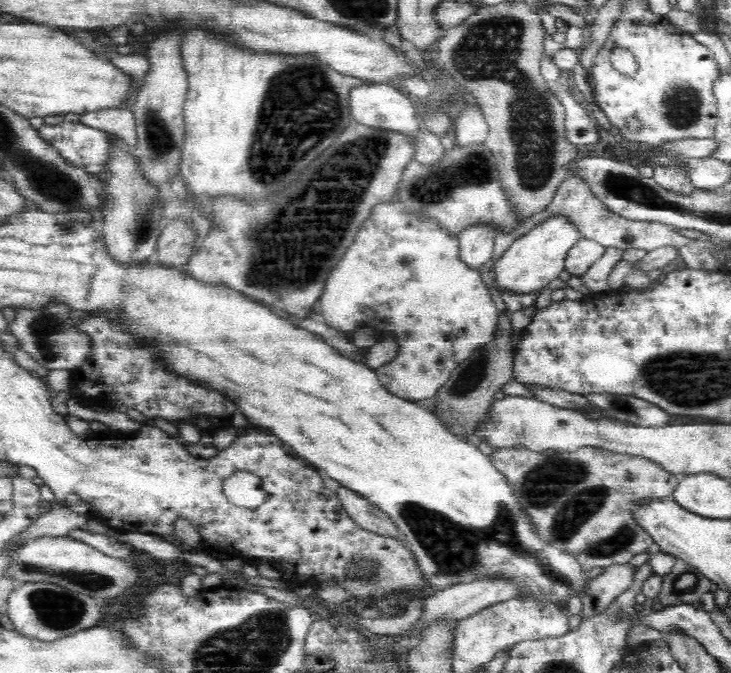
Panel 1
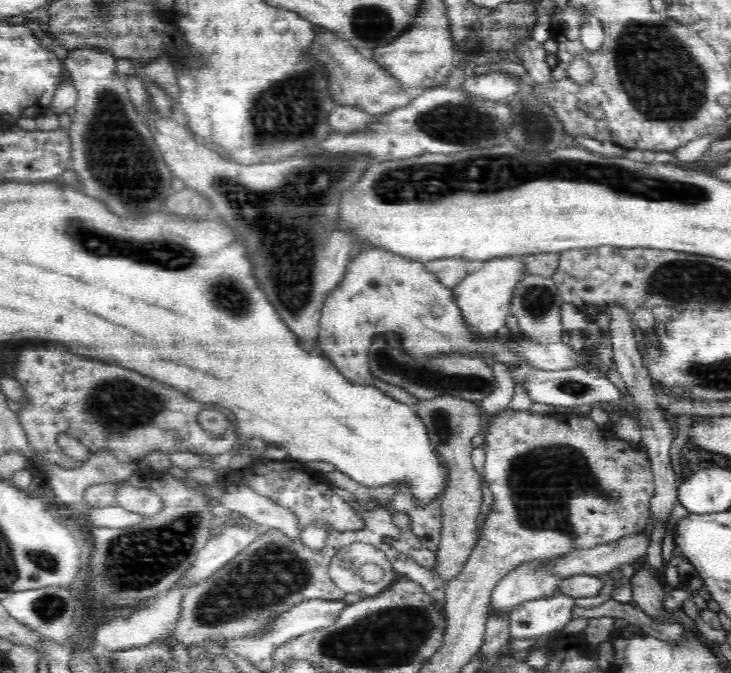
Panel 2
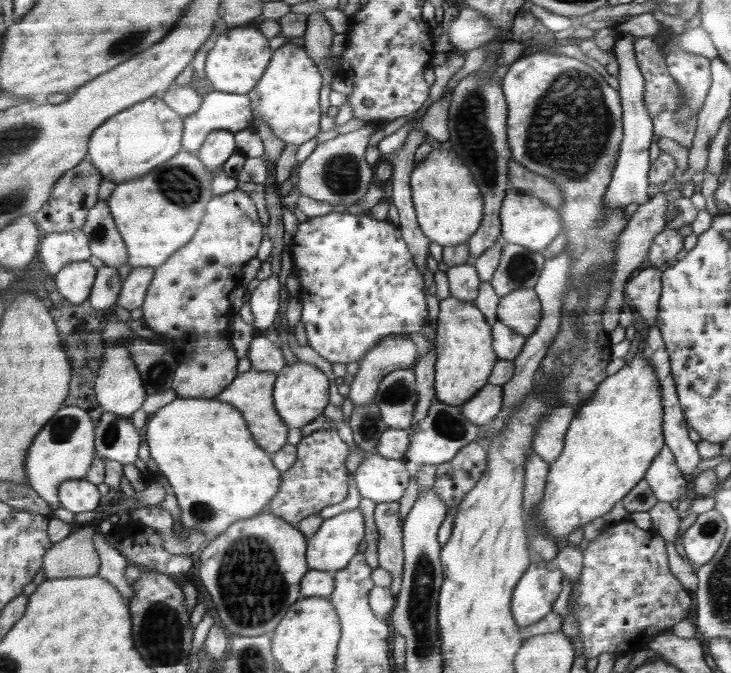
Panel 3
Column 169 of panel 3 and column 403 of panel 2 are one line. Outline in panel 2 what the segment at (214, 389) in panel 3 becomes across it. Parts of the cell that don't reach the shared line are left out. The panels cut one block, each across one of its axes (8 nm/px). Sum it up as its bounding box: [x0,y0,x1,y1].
[316,250,617,388]

